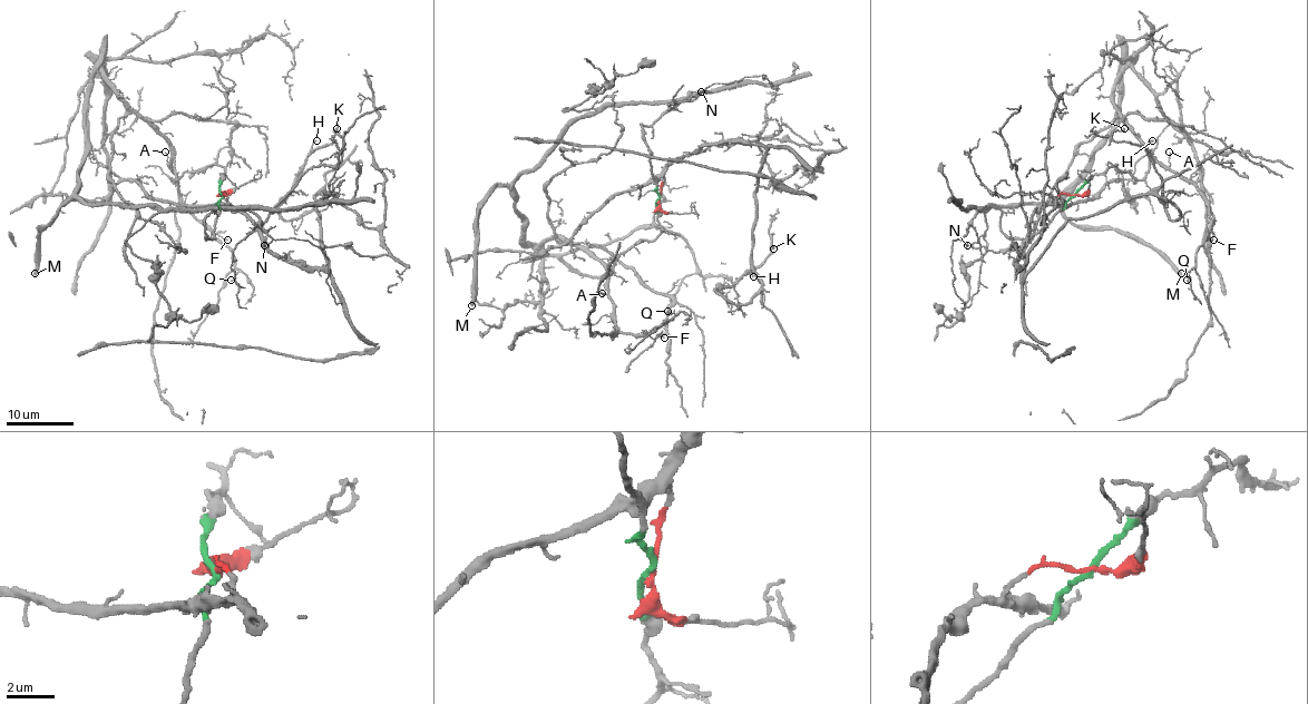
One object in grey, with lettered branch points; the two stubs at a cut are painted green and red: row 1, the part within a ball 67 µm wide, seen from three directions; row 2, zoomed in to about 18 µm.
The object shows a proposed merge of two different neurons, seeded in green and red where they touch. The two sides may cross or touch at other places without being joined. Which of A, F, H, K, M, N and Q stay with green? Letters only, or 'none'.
A, F, M, N, Q

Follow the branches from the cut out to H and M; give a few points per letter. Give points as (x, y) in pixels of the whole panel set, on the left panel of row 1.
H: (223, 195), (270, 250), (328, 272), (314, 196), (324, 196), (290, 220), (277, 205), (316, 139)
M: (223, 195), (211, 238), (204, 220), (220, 208), (237, 206), (84, 205), (74, 198), (40, 228), (36, 273)

